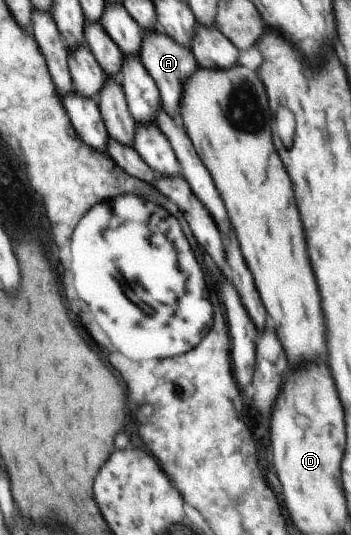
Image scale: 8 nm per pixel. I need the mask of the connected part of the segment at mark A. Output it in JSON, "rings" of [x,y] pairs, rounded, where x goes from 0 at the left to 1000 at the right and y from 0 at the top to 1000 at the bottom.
{"rings":[[[459,54],[405,56],[402,62],[405,69],[393,99],[396,116],[410,123],[410,129],[433,144],[450,164],[453,183],[459,185],[453,193],[464,206],[490,219],[493,228],[504,236],[519,236],[521,230],[504,211],[504,204],[510,202],[510,189],[519,185],[521,151],[533,150],[533,144],[553,136],[564,118],[556,114],[556,107],[541,92],[513,84],[476,62],[459,58]]]}

